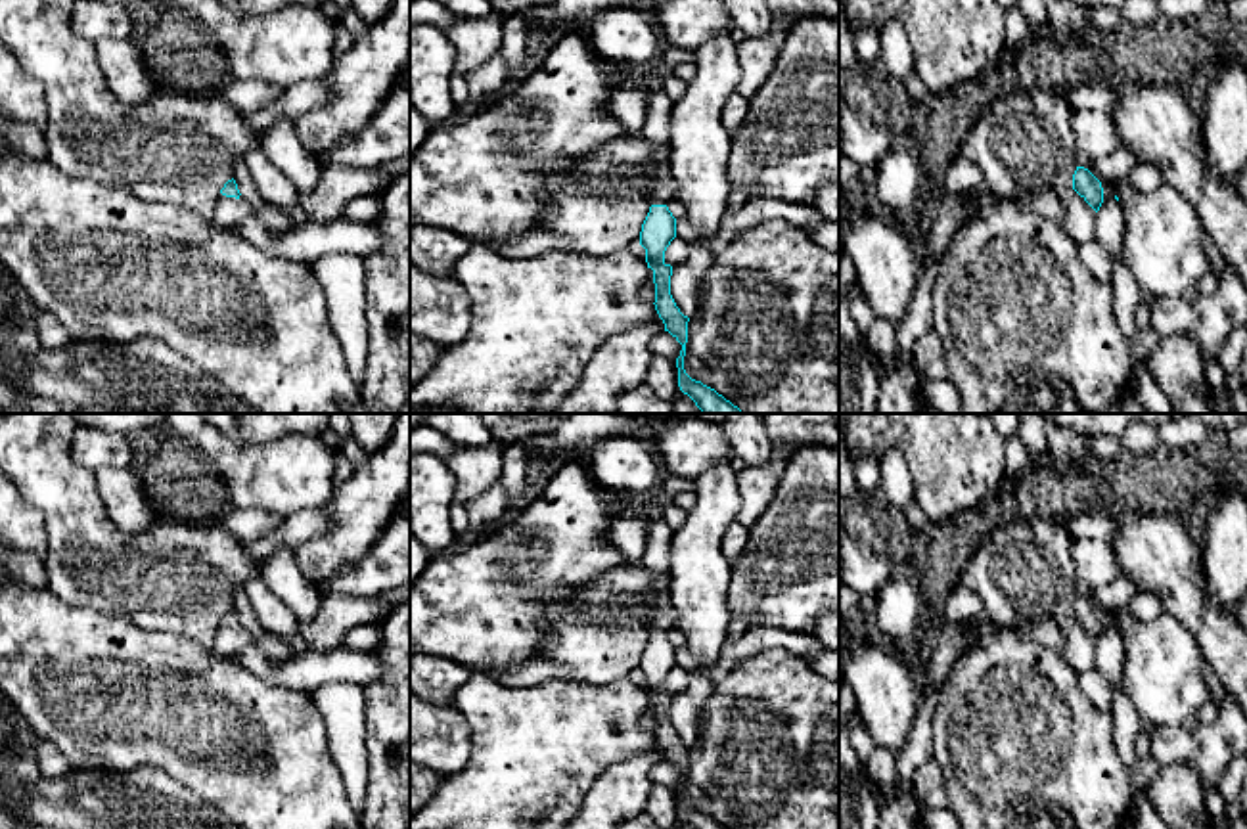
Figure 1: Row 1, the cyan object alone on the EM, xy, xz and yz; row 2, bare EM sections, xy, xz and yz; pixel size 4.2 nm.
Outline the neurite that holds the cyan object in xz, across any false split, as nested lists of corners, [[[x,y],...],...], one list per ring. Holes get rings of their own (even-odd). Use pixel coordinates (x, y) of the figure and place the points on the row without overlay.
[[[657,509],[646,515],[647,544],[642,565],[651,572],[651,588],[644,592],[646,611],[644,626],[649,630],[649,641],[642,653],[640,674],[646,678],[647,697],[653,699],[655,739],[669,760],[680,773],[676,787],[678,816],[692,829],[726,829],[714,818],[692,808],[684,798],[688,751],[670,724],[672,695],[665,691],[665,680],[676,666],[676,647],[669,632],[676,626],[676,609],[670,601],[670,542],[674,530],[663,521]]]

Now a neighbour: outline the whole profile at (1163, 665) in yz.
[[[1121,607],[1111,616],[1124,645],[1124,689],[1140,720],[1153,726],[1191,726],[1195,712],[1216,701],[1203,678],[1203,653],[1191,630],[1167,611],[1151,622],[1136,620]]]

